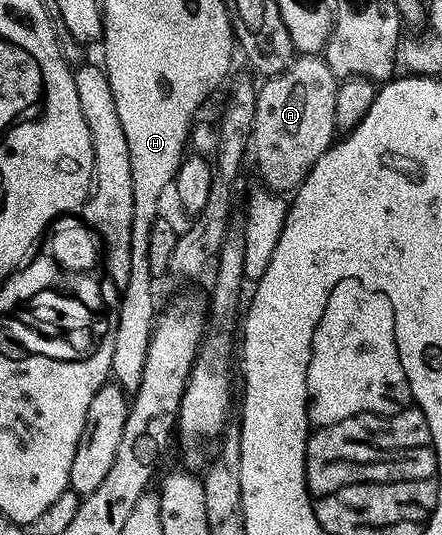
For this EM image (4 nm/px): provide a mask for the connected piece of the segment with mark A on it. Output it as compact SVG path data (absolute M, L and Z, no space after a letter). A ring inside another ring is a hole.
M301 55L294 58L281 75L268 76L258 86L255 101L255 117L251 136L251 155L257 158L257 167L261 170L261 179L266 188L278 193L292 193L301 186L307 173L323 157L328 147L335 142L335 93L338 78L325 63L324 58L315 55Z

